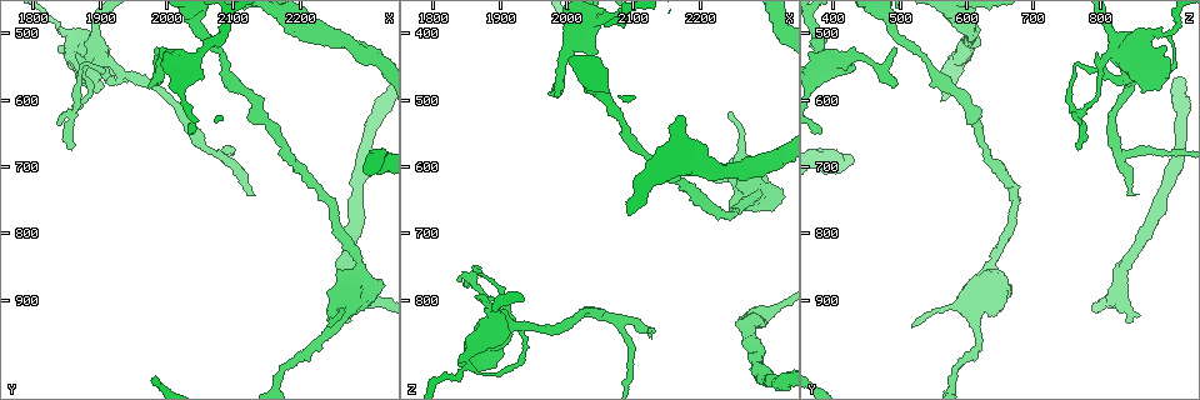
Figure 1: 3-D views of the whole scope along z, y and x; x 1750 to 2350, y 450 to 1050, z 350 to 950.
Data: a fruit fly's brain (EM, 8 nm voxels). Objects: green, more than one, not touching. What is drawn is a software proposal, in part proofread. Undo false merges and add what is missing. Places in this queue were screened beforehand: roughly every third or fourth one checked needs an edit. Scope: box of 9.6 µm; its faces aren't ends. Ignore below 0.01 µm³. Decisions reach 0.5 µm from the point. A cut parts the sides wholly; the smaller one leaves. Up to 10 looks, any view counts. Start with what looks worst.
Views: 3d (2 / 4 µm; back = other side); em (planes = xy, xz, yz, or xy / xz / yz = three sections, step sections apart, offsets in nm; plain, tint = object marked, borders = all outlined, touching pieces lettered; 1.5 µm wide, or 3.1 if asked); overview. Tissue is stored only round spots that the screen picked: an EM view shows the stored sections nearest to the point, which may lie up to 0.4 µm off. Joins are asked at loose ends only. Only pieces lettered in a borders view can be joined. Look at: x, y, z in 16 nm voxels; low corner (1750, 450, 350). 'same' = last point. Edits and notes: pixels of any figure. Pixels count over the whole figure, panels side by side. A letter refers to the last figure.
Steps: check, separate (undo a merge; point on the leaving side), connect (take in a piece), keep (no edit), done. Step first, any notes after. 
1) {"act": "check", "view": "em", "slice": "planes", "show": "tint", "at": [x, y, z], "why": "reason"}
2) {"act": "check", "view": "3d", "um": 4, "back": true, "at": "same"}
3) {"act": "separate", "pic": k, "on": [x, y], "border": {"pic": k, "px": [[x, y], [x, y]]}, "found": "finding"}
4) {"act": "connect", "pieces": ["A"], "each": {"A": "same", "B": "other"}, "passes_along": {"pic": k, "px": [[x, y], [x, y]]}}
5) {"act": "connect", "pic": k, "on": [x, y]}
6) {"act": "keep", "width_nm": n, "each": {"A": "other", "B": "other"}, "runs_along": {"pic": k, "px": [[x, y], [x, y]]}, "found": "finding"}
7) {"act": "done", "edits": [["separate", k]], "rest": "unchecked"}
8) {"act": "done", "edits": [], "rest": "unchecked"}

{"act": "check", "view": "3d", "um": 4, "back": true, "at": [2270, 940, 850], "why": "free end"}

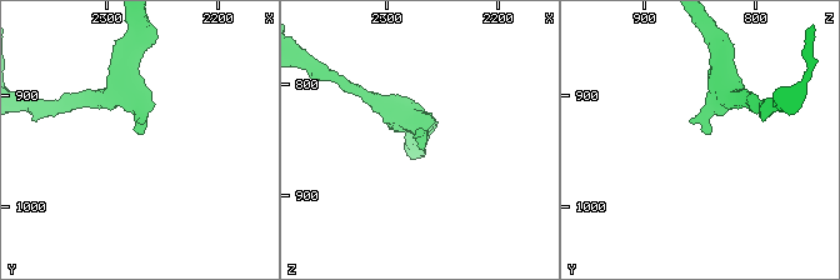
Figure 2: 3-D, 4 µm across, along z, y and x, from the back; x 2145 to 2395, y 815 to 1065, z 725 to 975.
{"act": "check", "view": "em", "slice": "xz", "step": 4, "show": "borders", "at": [2270, 936, 844], "why": "now the EM"}

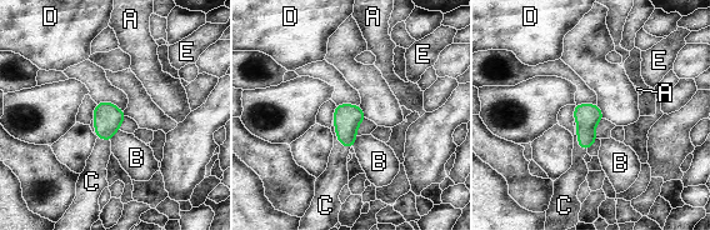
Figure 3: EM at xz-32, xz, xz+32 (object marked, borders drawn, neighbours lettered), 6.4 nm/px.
{"act": "connect", "pieces": ["C"], "longest_contact_nm": ["C", 220], "each": {"A": "other", "B": "other", "C": "same", "D": "other", "E": "other"}, "passes_along": {"pic": 3, "px": [[348, 118], [336, 136], [336, 175]]}, "found": "the neuron continues"}

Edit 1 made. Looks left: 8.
{"act": "check", "view": "overview"}

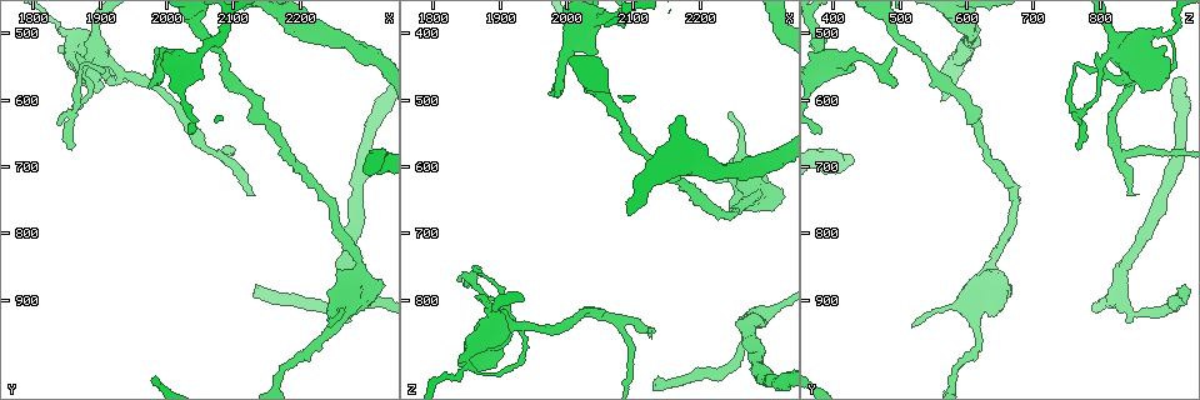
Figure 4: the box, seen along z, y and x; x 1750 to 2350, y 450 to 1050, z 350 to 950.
{"act": "check", "view": "3d", "um": 4, "at": [2130, 890, 920]}

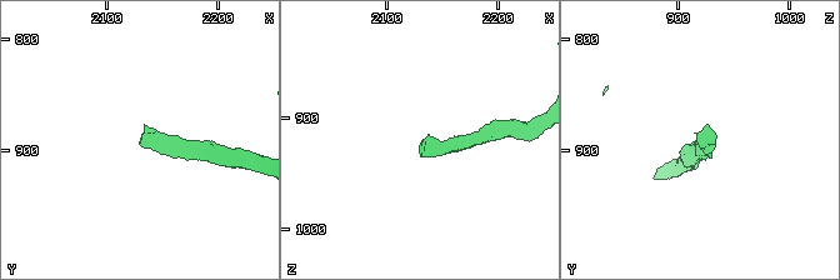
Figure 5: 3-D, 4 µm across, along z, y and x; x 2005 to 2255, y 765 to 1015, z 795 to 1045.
{"act": "check", "view": "em", "slice": "planes", "show": "borders", "at": [2132, 894, 922], "why": "need the tissue"}

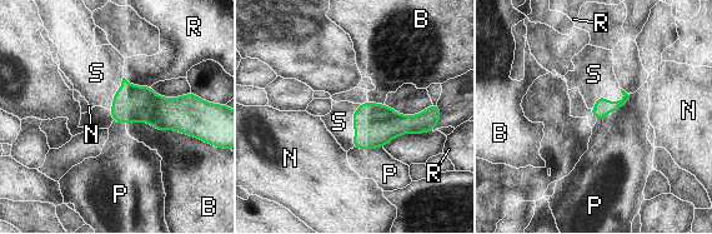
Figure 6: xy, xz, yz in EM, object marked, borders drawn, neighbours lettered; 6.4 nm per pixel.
{"act": "connect", "pieces": ["S"], "longest_contact_nm": ["B", 480], "each": {"B": "other", "N": "other", "P": "other", "R": "other", "S": "same"}, "found": "the neuron continues"}

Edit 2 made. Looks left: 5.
{"act": "check", "view": "em", "slice": "planes", "show": "borders", "at": [1845, 525, 900], "why": "stops while still wide"}

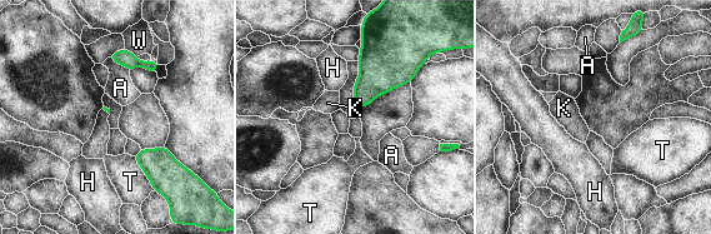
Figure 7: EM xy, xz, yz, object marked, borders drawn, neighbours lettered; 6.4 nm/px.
{"act": "separate", "pic": 7, "on": [150, 65], "each": {"A": "other", "H": "other", "K": "other", "T": "other", "W": "other"}, "border": {"pic": 7, "px": [[141, 61], [139, 65]]}, "found": "a second neuron is stuck on"}

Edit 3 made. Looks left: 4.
{"act": "check", "view": "overview"}

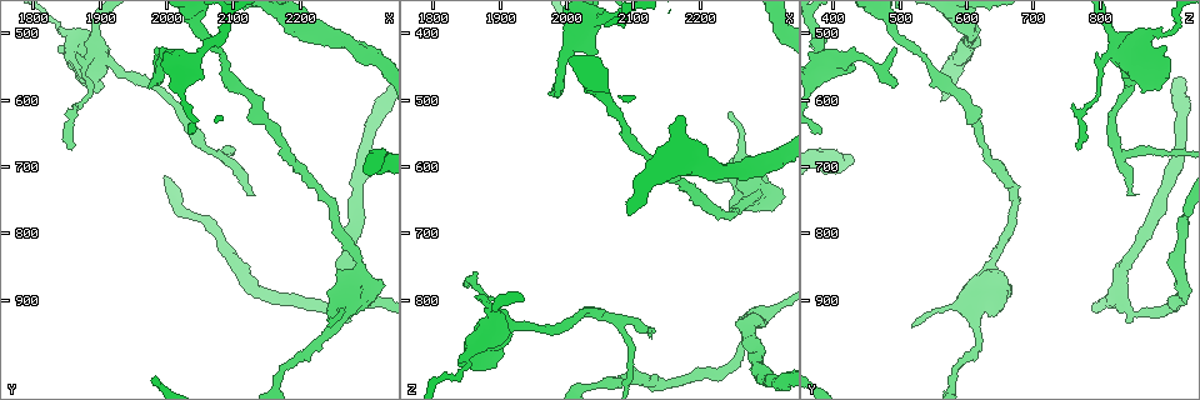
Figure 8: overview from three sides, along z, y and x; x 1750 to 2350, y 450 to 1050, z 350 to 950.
{"act": "check", "view": "em", "slice": "xy", "step": 8, "show": "tint", "at": [1975, 580, 495], "why": "free end"}

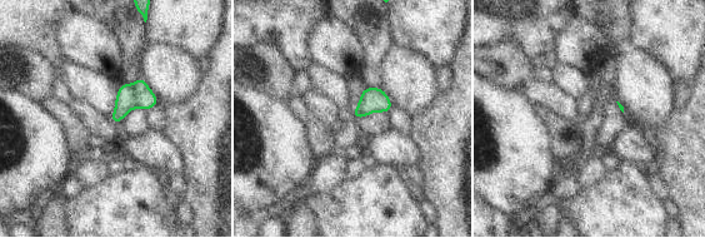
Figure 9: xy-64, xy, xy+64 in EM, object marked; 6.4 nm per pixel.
{"act": "check", "view": "em", "slice": "planes", "show": "borders", "at": "same", "why": "another direction"}

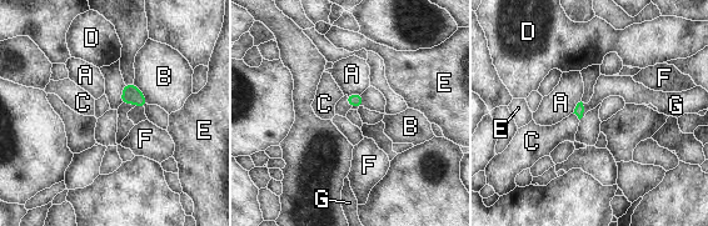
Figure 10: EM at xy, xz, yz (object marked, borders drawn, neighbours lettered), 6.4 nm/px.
{"act": "connect", "pieces": ["G"], "each": {"A": "other", "B": "other", "C": "other", "D": "other", "E": "other", "F": "other", "G": "same"}, "passes_along": {"pic": 10, "px": [[579, 109], [583, 110], [606, 86]]}, "found": "it goes on there"}

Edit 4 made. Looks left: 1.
{"act": "done", "edits": [["connect", 3], ["connect", 6], ["separate", 7], ["connect", 10]], "rest": "unchecked"}

